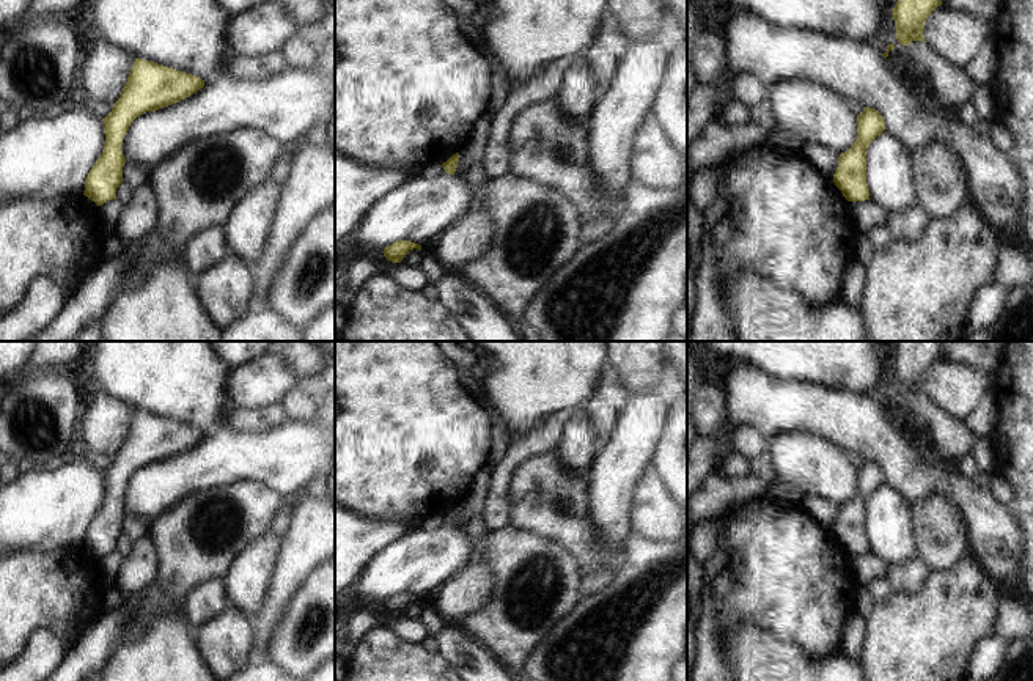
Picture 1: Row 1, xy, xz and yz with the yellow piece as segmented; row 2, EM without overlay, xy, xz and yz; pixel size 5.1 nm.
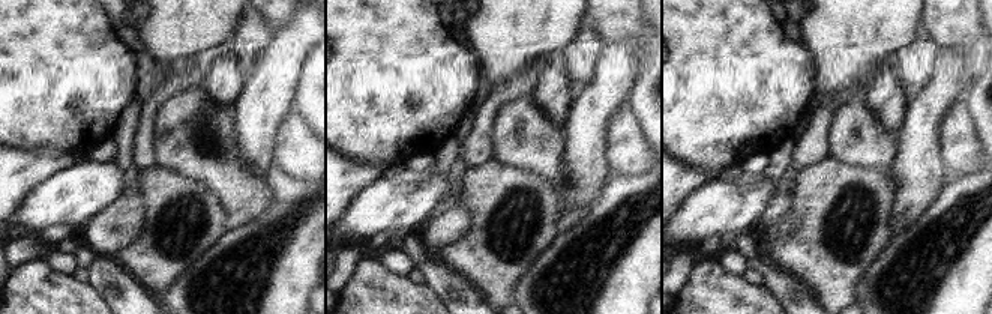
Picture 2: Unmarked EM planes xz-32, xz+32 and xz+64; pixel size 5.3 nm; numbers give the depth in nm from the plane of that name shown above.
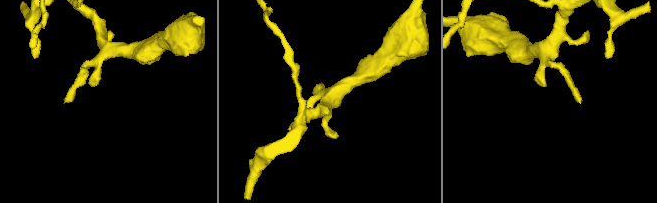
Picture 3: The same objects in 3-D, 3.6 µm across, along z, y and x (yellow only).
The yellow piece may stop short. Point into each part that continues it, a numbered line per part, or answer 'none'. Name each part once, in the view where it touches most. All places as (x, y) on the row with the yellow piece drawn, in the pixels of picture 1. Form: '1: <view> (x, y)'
none

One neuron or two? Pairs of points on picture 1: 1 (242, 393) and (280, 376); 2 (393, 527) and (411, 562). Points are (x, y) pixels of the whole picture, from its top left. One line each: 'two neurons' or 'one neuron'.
1: one neuron
2: two neurons

